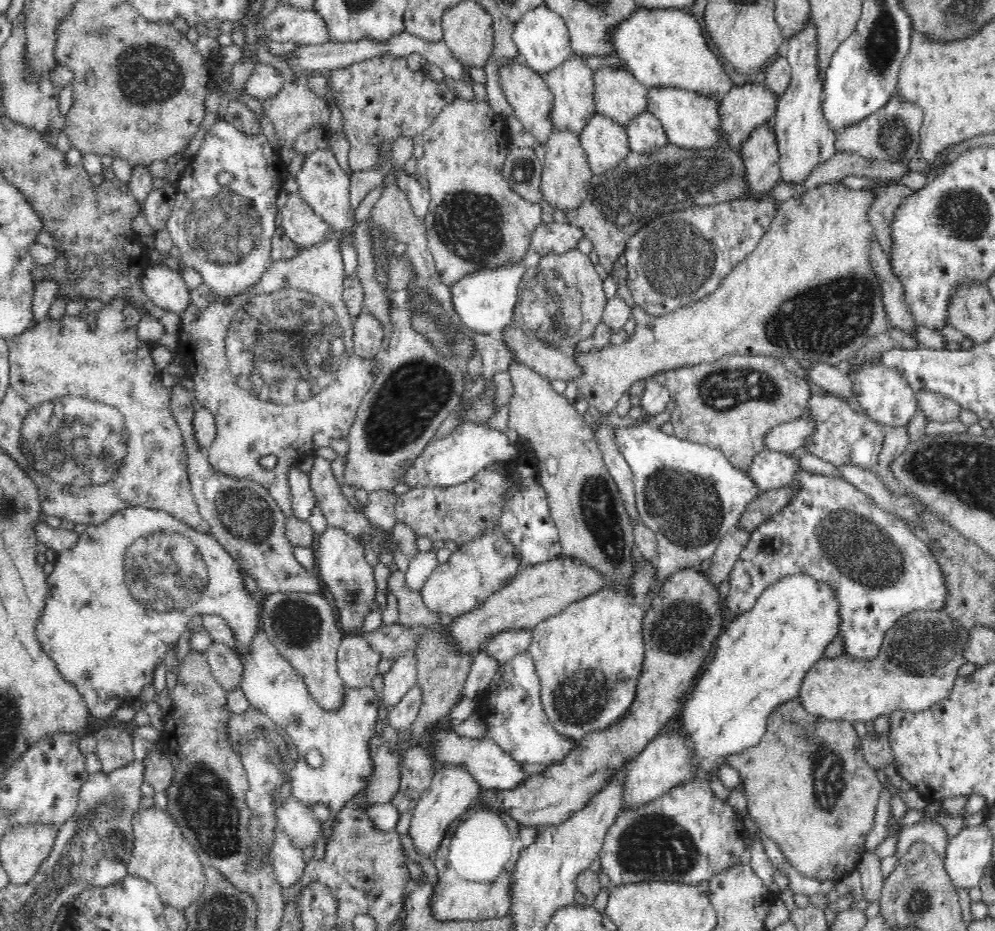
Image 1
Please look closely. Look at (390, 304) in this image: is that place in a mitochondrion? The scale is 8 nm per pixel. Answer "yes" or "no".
no

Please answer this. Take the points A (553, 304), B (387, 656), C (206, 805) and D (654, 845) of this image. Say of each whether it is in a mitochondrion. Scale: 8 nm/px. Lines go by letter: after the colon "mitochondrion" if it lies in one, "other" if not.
A: mitochondrion
B: other
C: mitochondrion
D: mitochondrion

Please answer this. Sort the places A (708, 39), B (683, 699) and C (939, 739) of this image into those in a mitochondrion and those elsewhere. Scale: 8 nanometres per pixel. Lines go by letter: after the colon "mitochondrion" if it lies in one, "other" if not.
A: other
B: other
C: other

